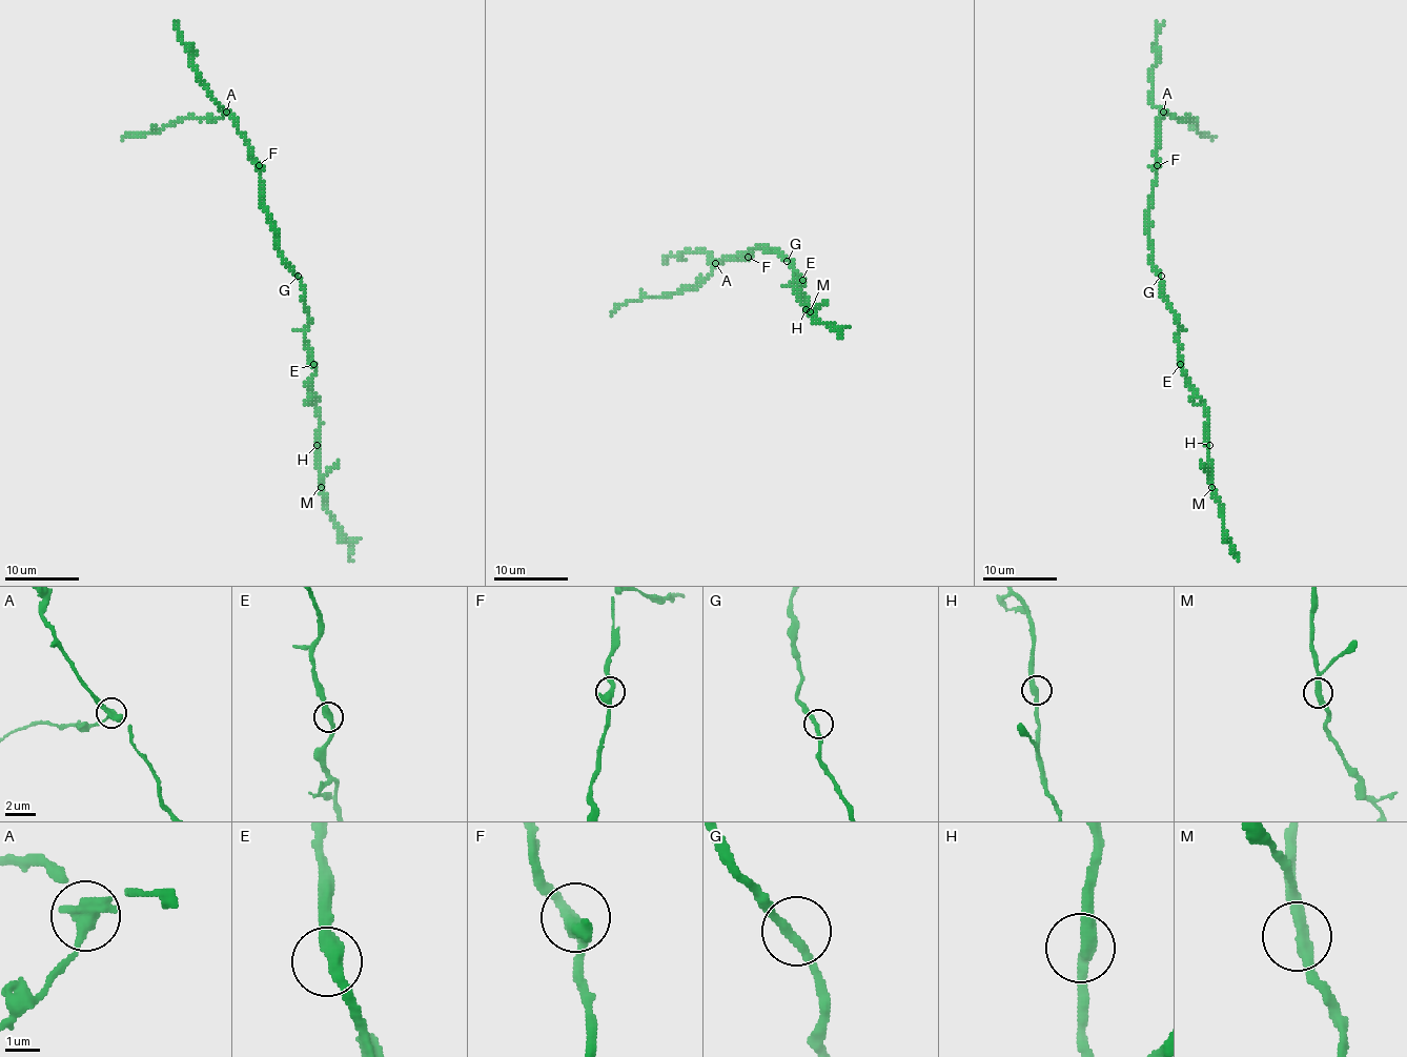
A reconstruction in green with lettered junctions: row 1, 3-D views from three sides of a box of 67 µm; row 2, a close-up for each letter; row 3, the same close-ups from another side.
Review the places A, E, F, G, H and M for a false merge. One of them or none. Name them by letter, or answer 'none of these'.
none of these

